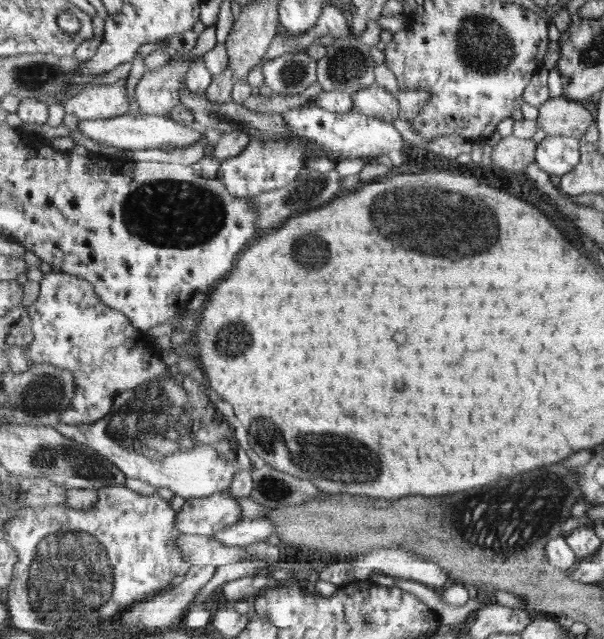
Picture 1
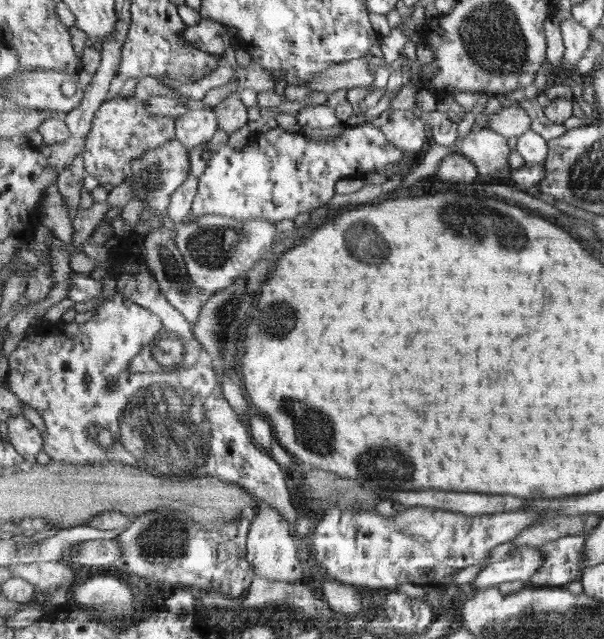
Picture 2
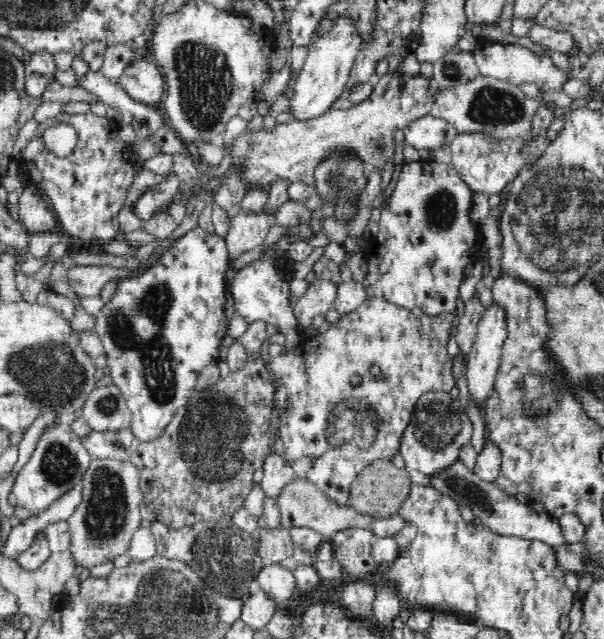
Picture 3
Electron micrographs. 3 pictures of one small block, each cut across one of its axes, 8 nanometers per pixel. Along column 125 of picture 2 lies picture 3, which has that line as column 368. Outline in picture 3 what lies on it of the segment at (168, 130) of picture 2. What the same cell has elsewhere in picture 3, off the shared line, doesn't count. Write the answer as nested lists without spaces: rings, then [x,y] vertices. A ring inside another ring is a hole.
[[[394,70],[392,72],[387,72],[384,76],[380,78],[378,84],[373,87],[373,91],[371,95],[362,102],[358,104],[354,104],[353,107],[347,110],[341,109],[328,109],[324,114],[320,114],[320,116],[316,116],[316,118],[308,118],[308,120],[298,120],[296,118],[292,119],[292,122],[288,122],[288,124],[277,124],[272,130],[268,130],[265,128],[260,129],[258,132],[254,132],[254,134],[246,134],[244,132],[240,133],[234,140],[232,145],[230,146],[230,154],[232,156],[233,164],[243,164],[243,173],[247,178],[247,182],[251,185],[251,187],[262,187],[267,188],[274,180],[282,180],[285,178],[290,183],[297,182],[301,184],[308,184],[310,189],[313,190],[315,186],[315,168],[326,159],[337,158],[338,156],[350,155],[354,157],[354,159],[360,159],[360,164],[364,165],[367,176],[370,176],[372,171],[378,169],[378,171],[382,172],[384,166],[386,166],[386,162],[390,162],[393,159],[394,154],[396,154],[396,148],[398,145],[393,142],[393,132],[394,130],[403,130],[405,129],[411,122],[422,118],[423,116],[433,114],[431,112],[432,107],[434,107],[436,95],[438,95],[438,90],[433,84],[432,80],[426,79],[420,74],[410,75],[408,73],[400,73],[398,70]]]

